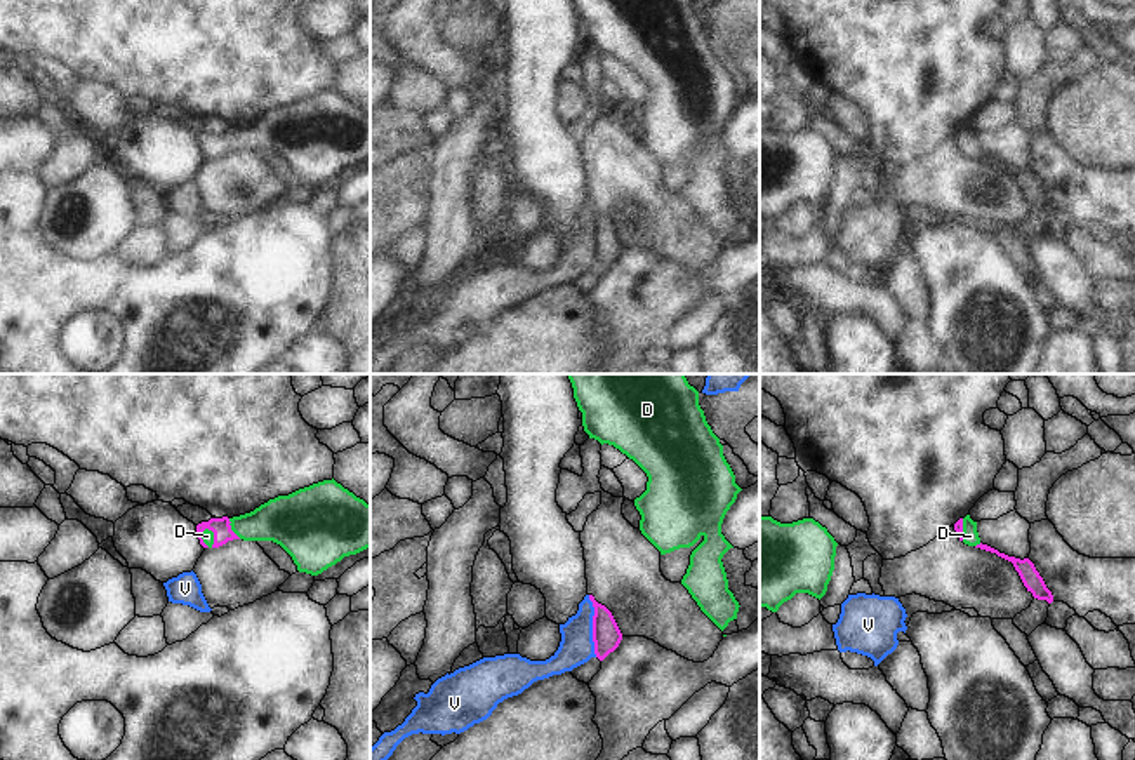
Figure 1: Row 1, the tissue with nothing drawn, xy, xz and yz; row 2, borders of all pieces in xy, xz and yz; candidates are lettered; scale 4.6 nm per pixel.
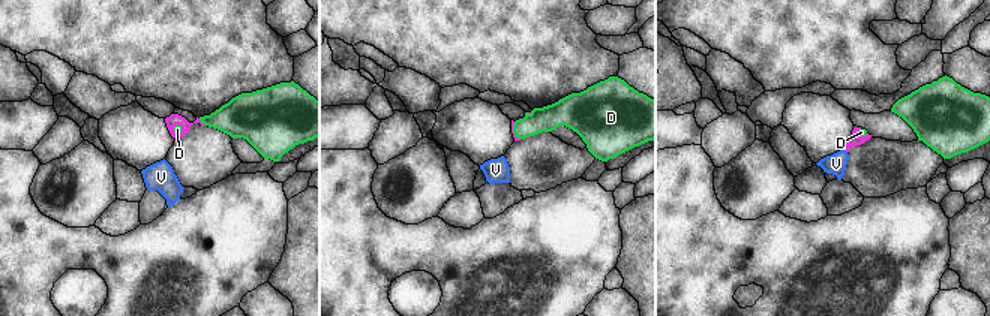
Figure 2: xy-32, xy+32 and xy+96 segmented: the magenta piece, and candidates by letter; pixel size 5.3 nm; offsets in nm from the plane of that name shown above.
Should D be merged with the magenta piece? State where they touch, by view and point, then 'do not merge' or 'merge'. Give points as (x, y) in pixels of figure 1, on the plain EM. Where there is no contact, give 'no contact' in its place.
xy (230, 140) | merge

